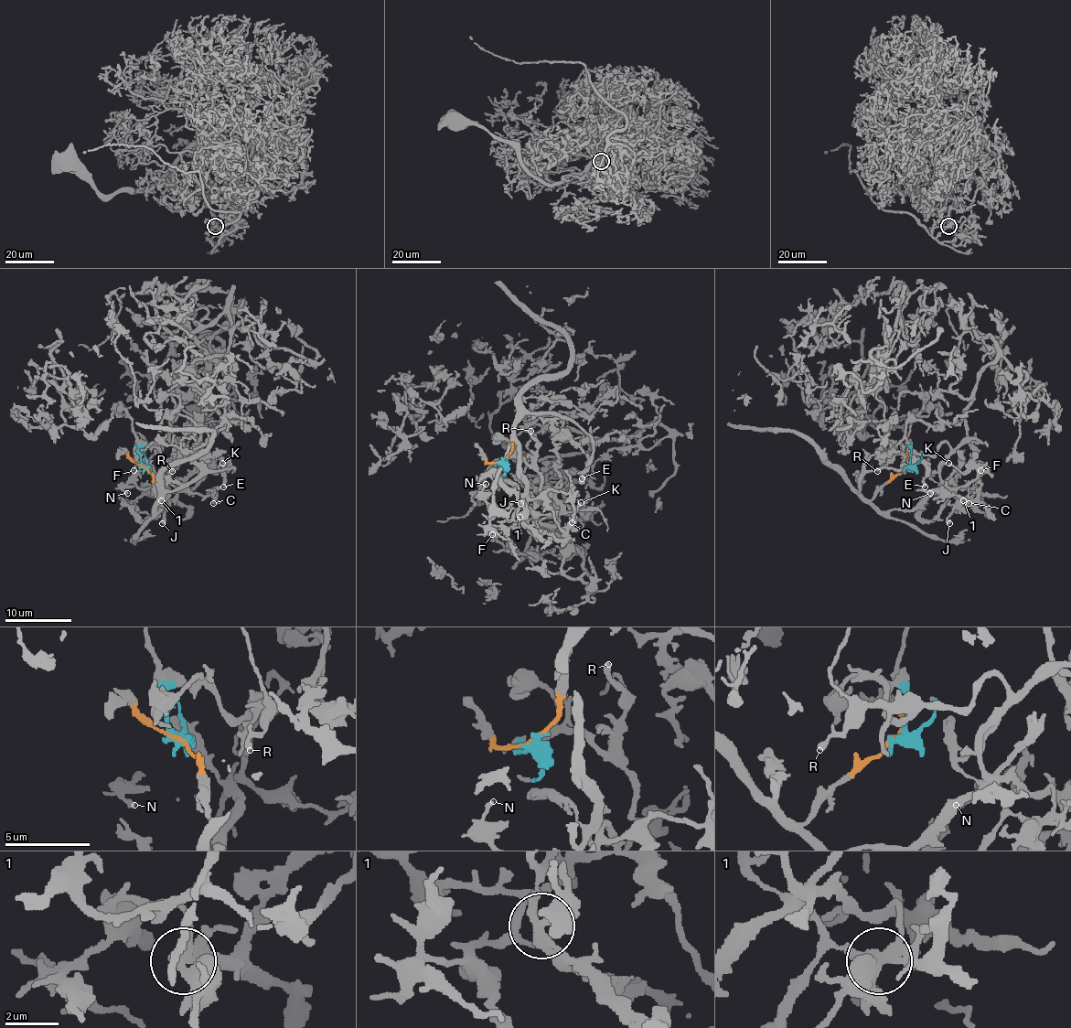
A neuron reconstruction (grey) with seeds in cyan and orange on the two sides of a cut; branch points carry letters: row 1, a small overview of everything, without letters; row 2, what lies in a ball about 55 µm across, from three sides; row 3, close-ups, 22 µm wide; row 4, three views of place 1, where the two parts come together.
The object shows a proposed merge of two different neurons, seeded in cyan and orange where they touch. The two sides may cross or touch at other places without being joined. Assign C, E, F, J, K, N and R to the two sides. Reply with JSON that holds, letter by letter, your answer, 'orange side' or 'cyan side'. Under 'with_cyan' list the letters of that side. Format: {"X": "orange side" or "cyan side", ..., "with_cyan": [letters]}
{"C": "cyan side", "E": "orange side", "F": "cyan side", "J": "cyan side", "K": "cyan side", "N": "cyan side", "R": "cyan side", "with_cyan": ["C", "F", "J", "K", "N", "R"]}

